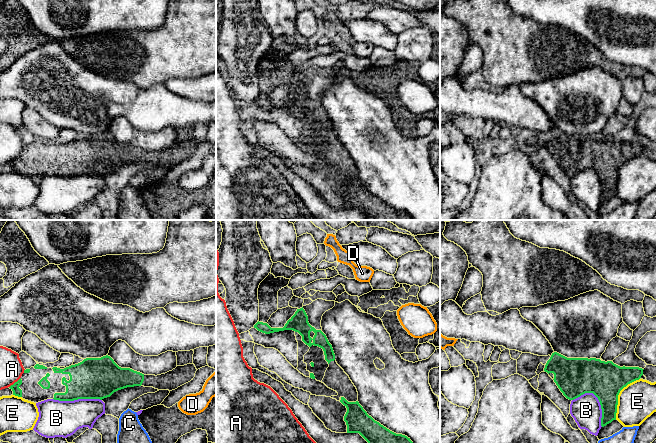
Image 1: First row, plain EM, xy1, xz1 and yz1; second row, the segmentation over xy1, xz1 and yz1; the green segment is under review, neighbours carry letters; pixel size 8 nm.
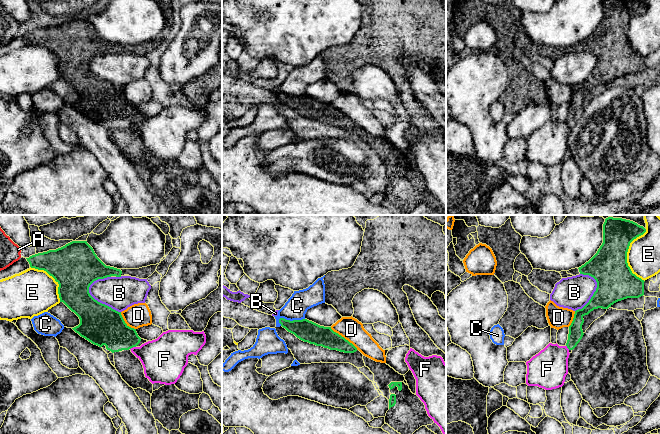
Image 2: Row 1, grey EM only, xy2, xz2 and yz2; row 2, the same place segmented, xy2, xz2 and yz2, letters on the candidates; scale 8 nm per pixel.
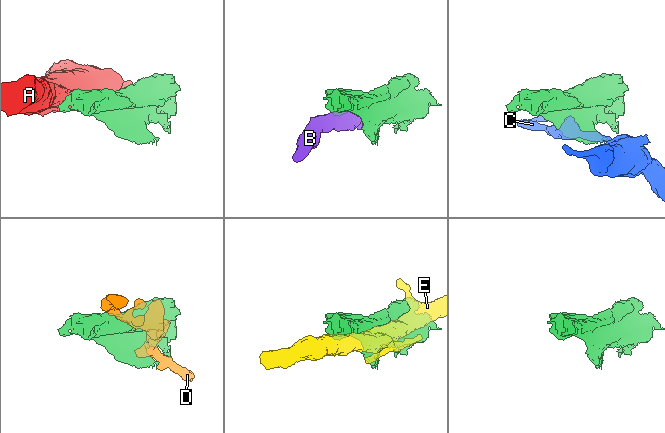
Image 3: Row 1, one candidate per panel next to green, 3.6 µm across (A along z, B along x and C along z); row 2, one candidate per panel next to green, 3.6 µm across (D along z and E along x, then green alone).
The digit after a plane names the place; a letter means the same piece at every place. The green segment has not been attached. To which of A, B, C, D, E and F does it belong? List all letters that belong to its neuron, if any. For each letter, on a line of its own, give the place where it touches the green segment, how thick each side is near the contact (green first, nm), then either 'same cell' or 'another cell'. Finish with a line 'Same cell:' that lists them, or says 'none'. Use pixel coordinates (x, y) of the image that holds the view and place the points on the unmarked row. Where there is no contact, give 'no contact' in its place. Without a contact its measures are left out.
A: xy1 (15, 158) | 70/190 nm | another cell
B: xy2 (97, 77) | 320/260 nm | another cell
C: xz2 (289, 96) | 170/180 nm | another cell
D: xz2 (343, 113) | 160/180 nm | another cell
E: yz2 (626, 31) | 300/280 nm | another cell
F: xy2 (132, 123) | 280/320 nm | another cell
Same cell: none

